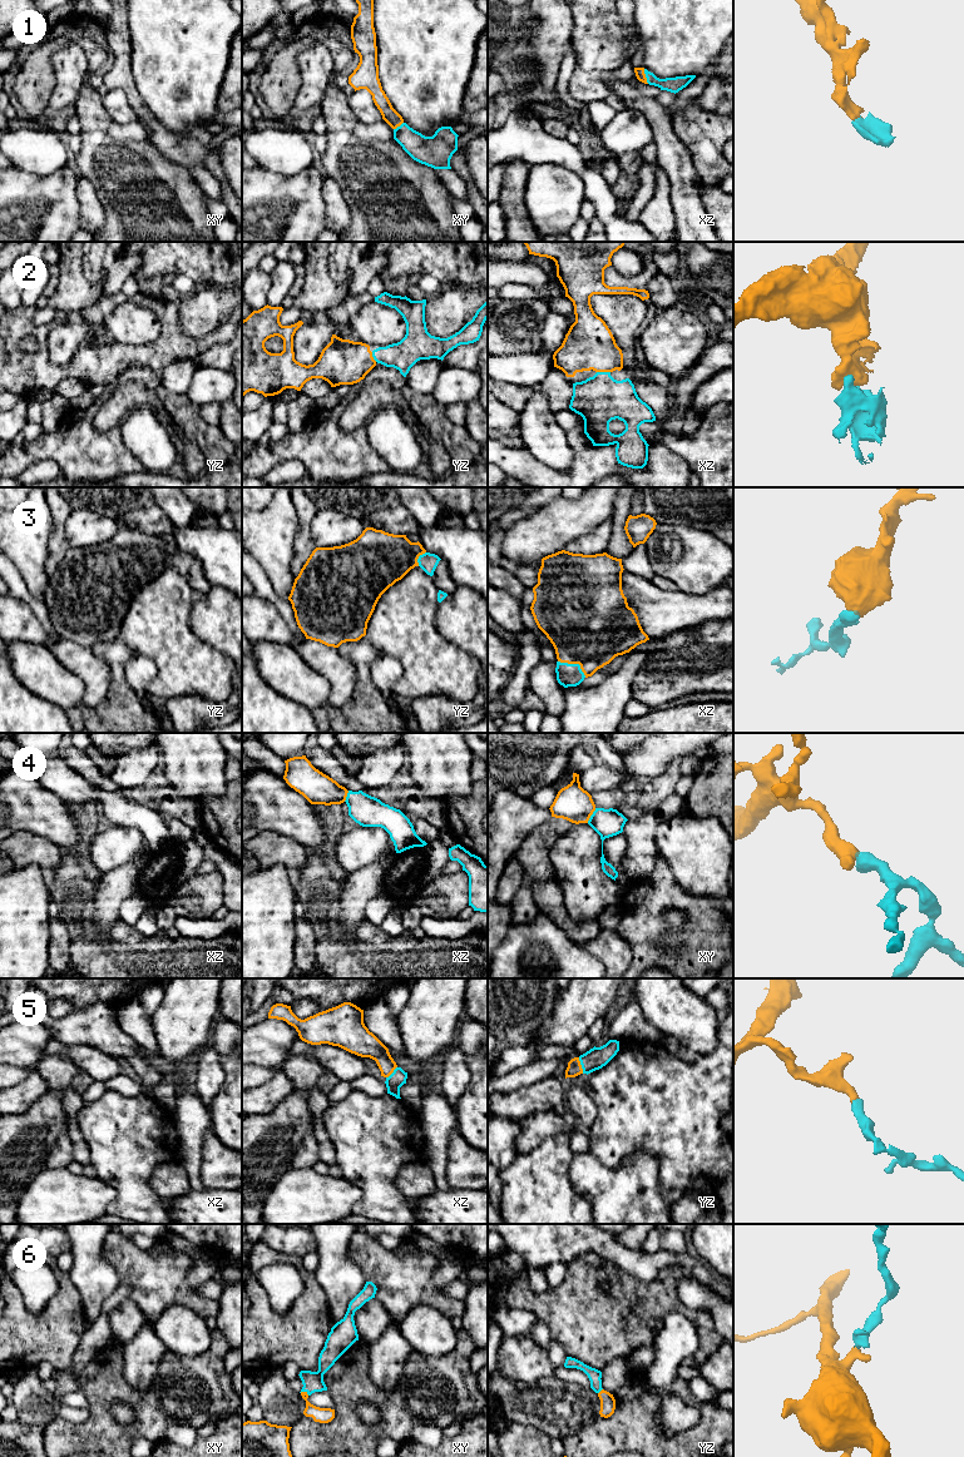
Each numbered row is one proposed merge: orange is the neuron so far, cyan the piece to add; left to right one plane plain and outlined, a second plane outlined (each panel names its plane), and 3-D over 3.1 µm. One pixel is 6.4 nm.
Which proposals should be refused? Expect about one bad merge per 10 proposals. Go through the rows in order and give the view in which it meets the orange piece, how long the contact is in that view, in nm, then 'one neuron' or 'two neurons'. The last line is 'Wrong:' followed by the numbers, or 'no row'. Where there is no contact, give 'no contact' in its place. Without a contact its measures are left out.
1: xz | 100 nm | one neuron
2: xz | 90 nm | one neuron
3: xz | 220 nm | one neuron
4: xy | 110 nm | one neuron
5: yz | 110 nm | one neuron
6: xy | 70 nm | one neuron
Wrong: no row

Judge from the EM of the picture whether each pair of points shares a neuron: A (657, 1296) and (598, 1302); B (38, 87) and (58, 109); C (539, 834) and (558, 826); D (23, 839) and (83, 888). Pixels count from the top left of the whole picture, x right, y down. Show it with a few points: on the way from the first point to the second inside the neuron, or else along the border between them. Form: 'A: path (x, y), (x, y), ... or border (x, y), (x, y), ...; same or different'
A: path (642, 1296), (637, 1296), (631, 1302), (613, 1302); same
B: border (55, 70), (54, 90), (44, 113), (39, 118); different
C: path (544, 834), (553, 828); same
D: border (62, 852), (60, 861), (53, 872); different

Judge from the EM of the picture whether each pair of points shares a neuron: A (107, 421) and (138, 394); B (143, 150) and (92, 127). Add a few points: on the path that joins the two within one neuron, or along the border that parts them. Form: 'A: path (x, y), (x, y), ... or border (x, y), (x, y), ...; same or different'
A: path (114, 414), (130, 397); same
B: path (130, 150), (114, 150), (103, 139); same

